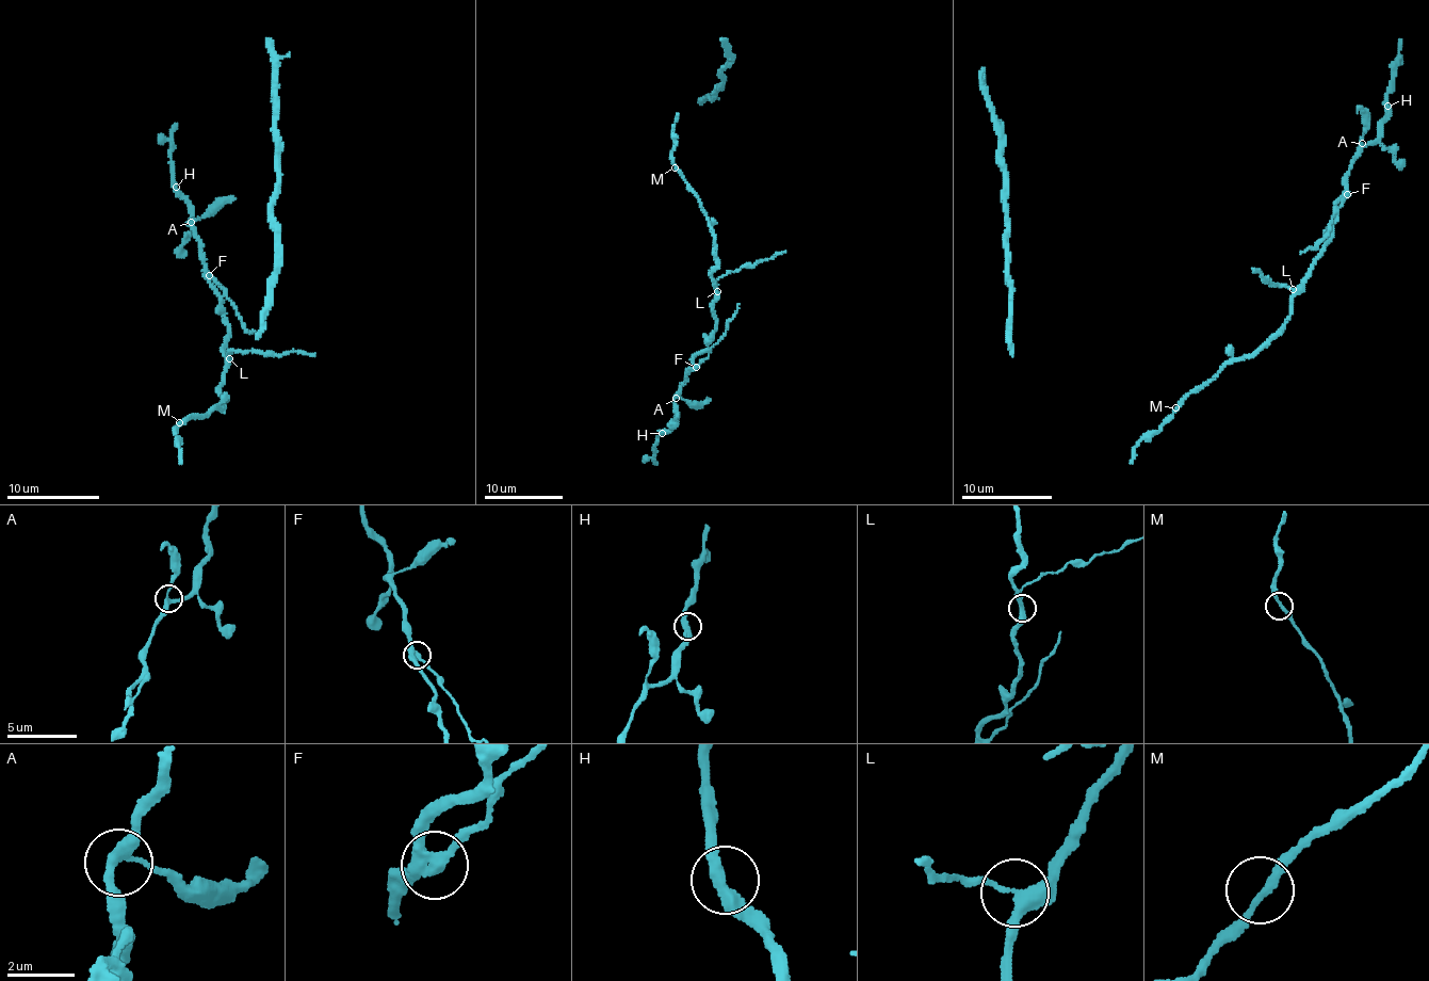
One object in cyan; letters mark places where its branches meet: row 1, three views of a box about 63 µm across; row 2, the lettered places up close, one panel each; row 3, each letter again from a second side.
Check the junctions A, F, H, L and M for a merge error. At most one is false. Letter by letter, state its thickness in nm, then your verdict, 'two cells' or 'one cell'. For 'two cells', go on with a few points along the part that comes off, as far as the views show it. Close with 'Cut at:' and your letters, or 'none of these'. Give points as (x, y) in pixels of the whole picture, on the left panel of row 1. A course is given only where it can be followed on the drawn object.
A: 280 nm thick; one cell
F: 340 nm thick; two cells; foreign part runs (209, 275), (229, 301), (242, 326), (258, 335)
H: 400 nm thick; one cell
L: 300 nm thick; one cell
M: 220 nm thick; one cell
Cut at: F

